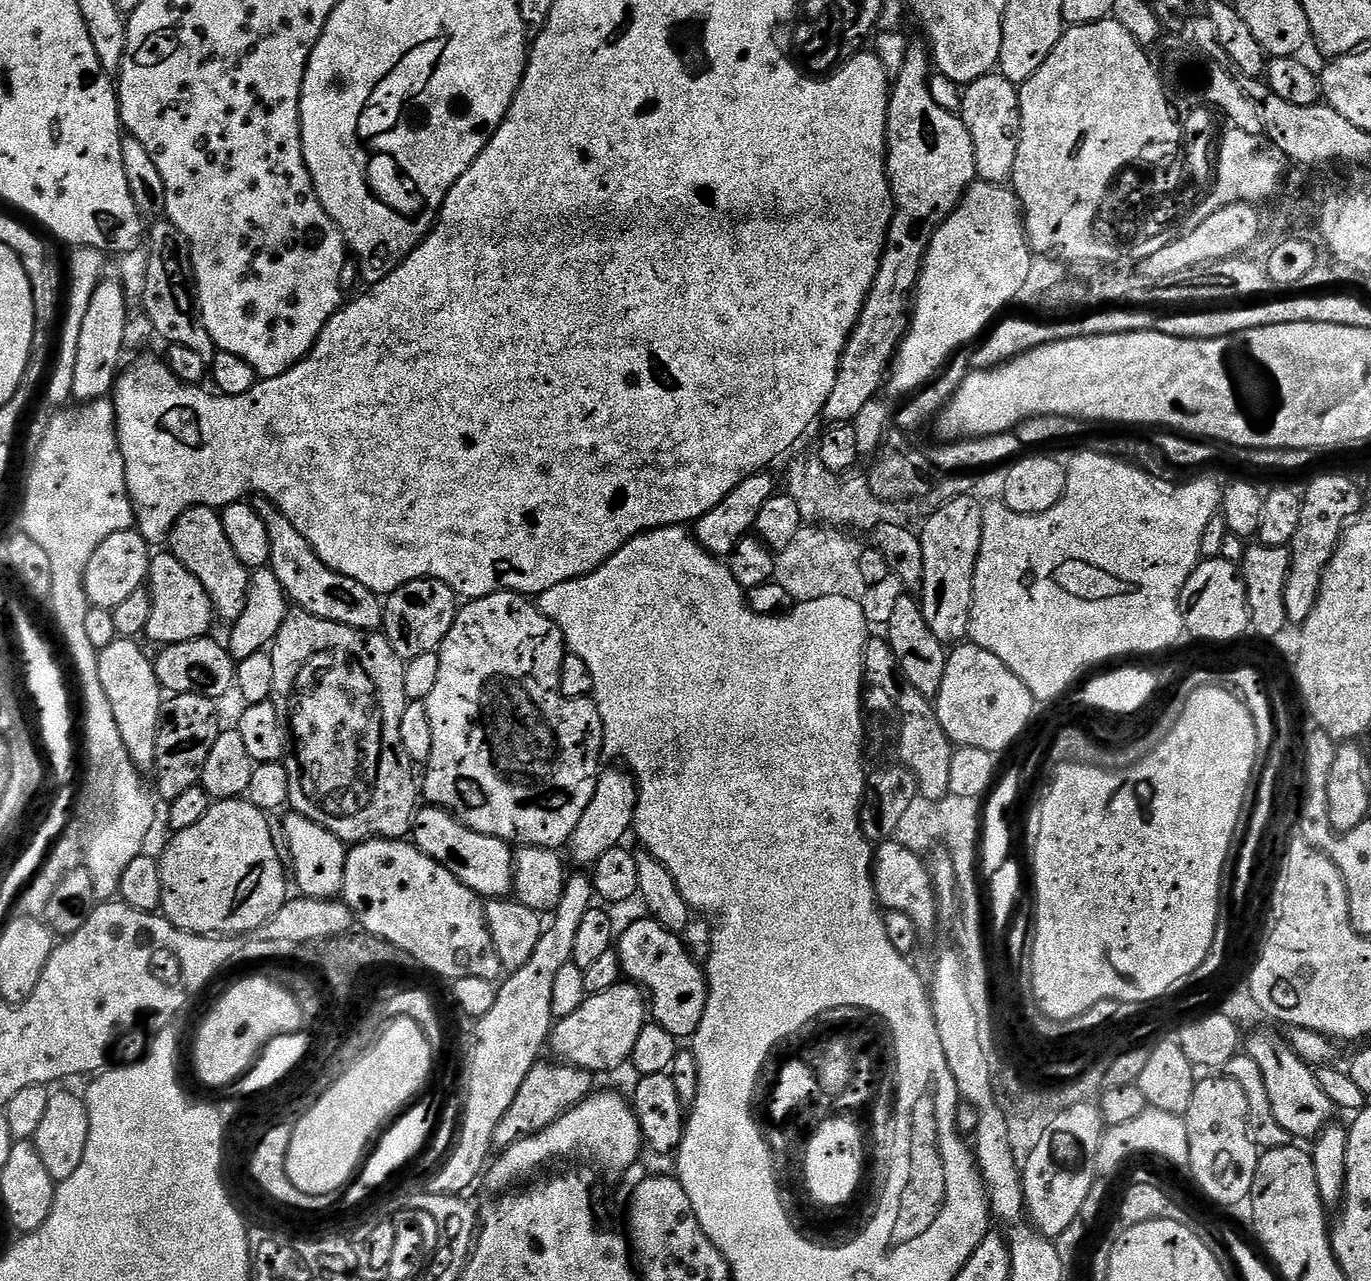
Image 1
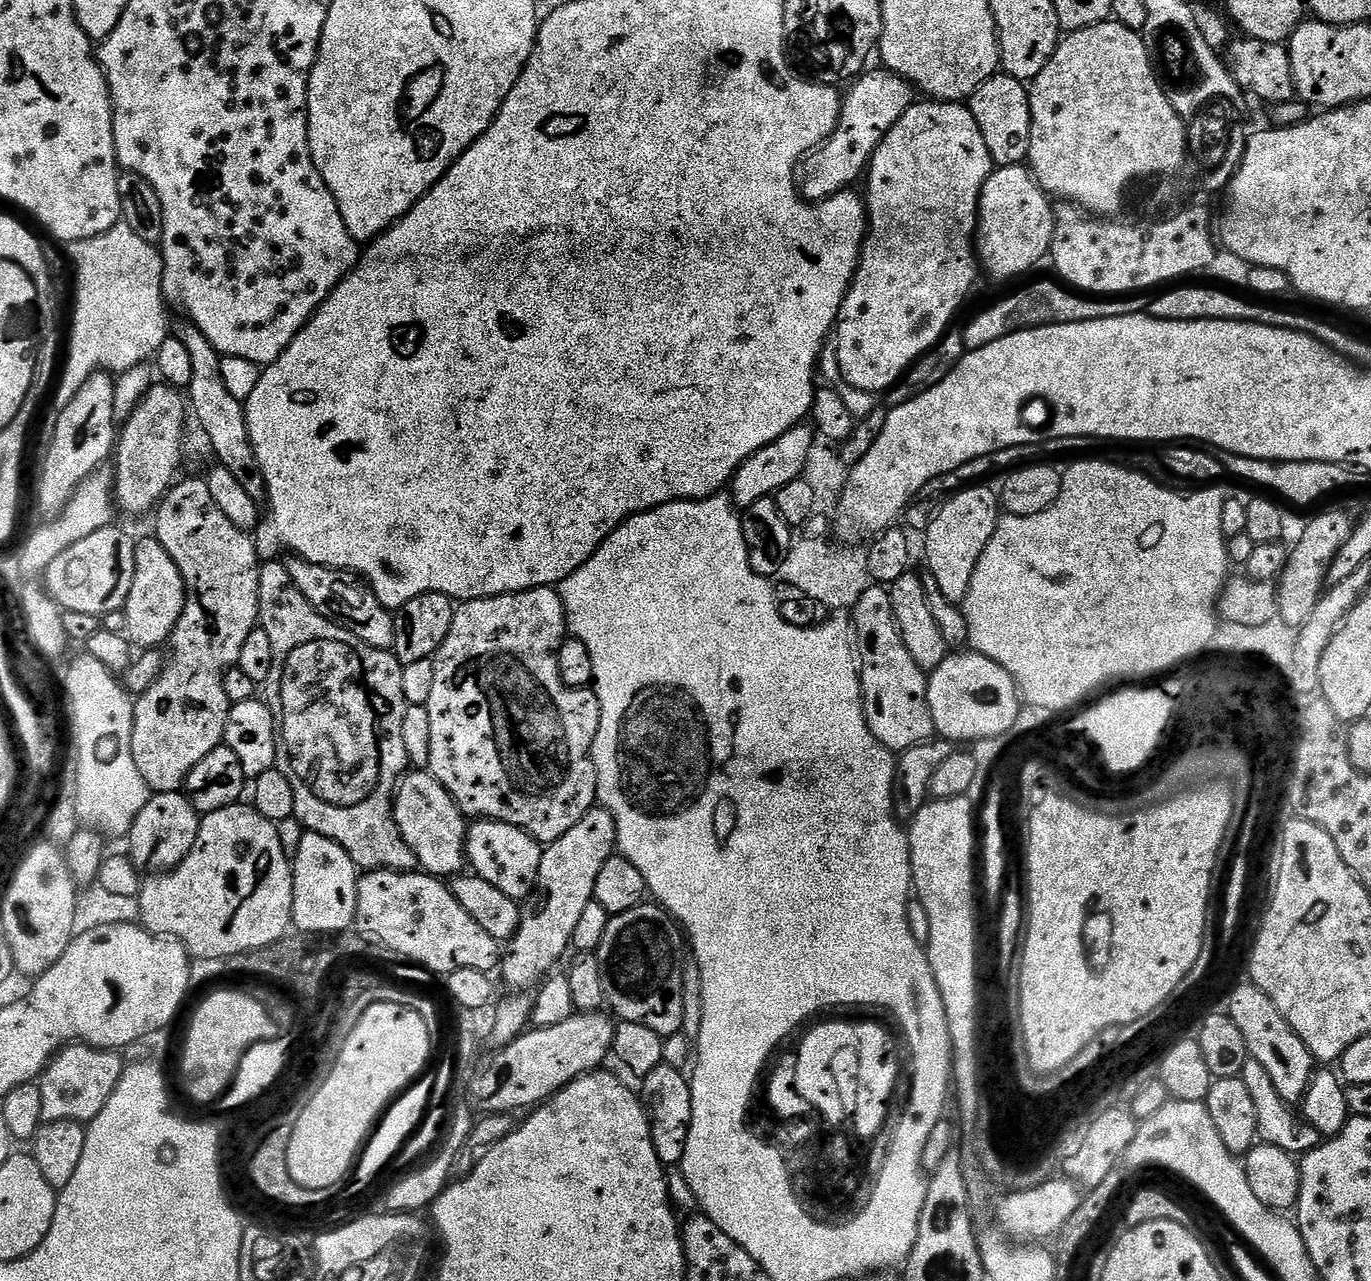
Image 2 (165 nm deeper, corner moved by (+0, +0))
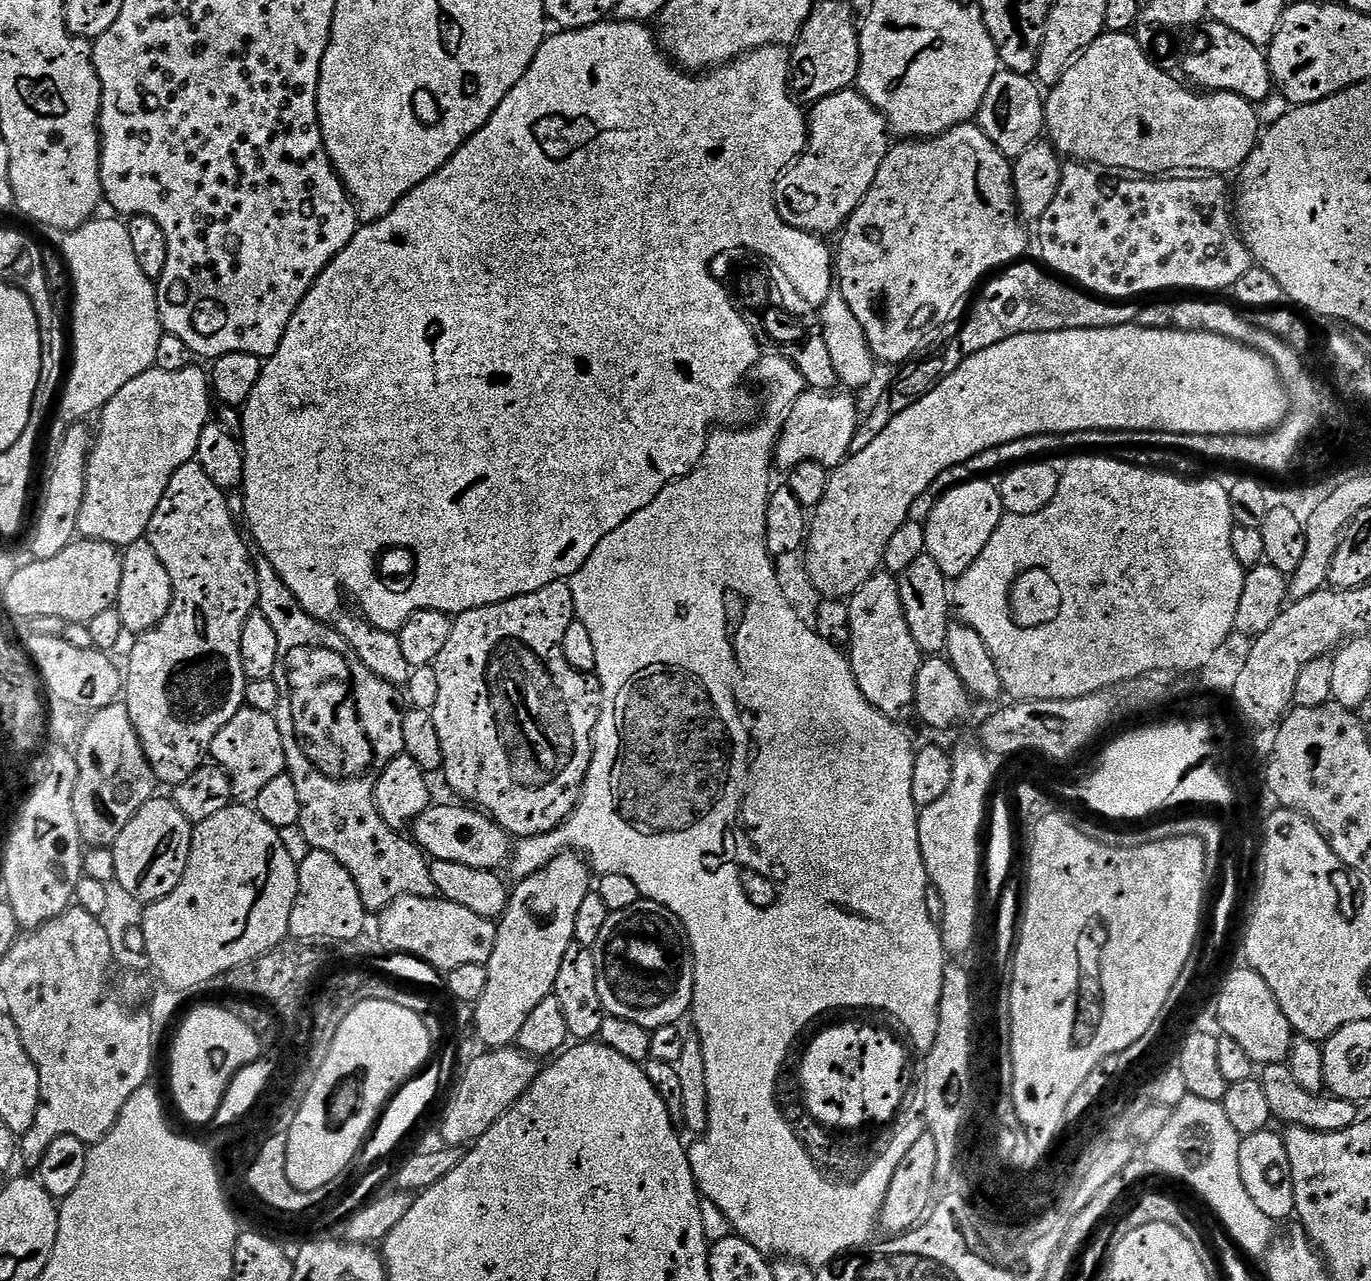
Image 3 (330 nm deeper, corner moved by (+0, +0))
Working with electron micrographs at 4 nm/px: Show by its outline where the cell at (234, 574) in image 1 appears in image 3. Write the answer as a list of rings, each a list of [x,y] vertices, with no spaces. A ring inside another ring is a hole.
[[[193,462],[182,466],[170,478],[170,486],[166,486],[166,494],[162,494],[162,502],[158,502],[158,510],[154,510],[154,518],[150,518],[150,526],[146,533],[150,546],[154,546],[158,558],[162,558],[162,566],[166,566],[166,574],[170,574],[172,605],[156,628],[141,632],[135,637],[136,645],[128,656],[128,668],[126,664],[122,696],[128,706],[130,722],[134,722],[134,730],[142,742],[142,750],[161,785],[175,786],[186,782],[186,778],[190,778],[190,774],[194,774],[194,770],[198,770],[201,764],[209,759],[214,738],[218,738],[218,734],[228,725],[230,718],[234,718],[234,714],[238,714],[241,708],[245,707],[244,691],[249,680],[246,679],[242,670],[242,626],[246,626],[246,618],[250,618],[252,613],[257,611],[258,578],[253,553],[248,553],[248,548],[244,545],[239,530],[236,529],[232,508],[224,496],[227,496],[225,489],[214,486],[214,482],[210,482],[210,474],[206,474],[206,470],[202,470],[200,464]]]

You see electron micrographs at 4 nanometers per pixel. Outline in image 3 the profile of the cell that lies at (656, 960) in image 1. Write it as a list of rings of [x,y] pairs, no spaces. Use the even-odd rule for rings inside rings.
[[[641,898],[627,910],[610,912],[598,942],[592,948],[594,962],[598,962],[598,998],[609,1016],[626,1018],[638,1022],[638,1026],[649,1030],[667,1024],[680,1024],[689,1015],[694,994],[694,962],[692,943],[688,941],[688,931],[669,908],[653,900]]]

